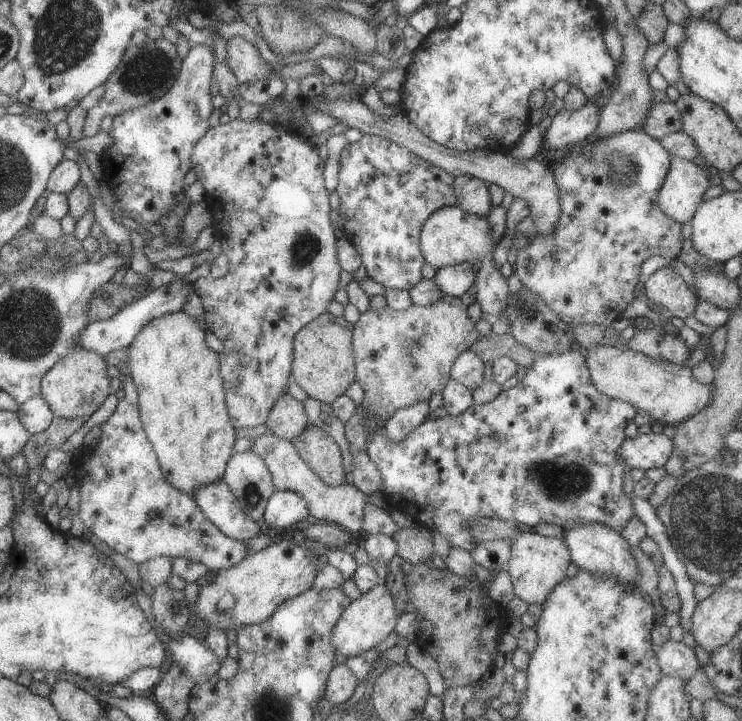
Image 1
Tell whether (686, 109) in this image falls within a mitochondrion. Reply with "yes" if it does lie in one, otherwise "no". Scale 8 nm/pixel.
no

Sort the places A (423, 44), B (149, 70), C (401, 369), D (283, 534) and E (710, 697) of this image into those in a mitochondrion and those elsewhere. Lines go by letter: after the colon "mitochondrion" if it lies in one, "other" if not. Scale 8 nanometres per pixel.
A: other
B: mitochondrion
C: mitochondrion
D: other
E: other

